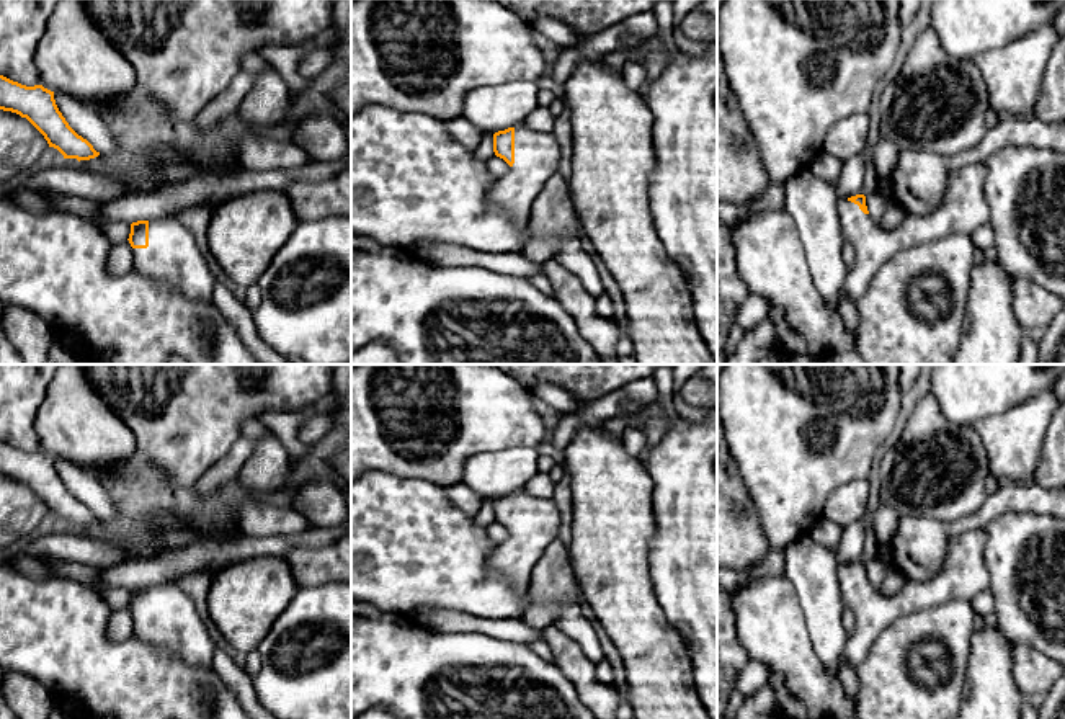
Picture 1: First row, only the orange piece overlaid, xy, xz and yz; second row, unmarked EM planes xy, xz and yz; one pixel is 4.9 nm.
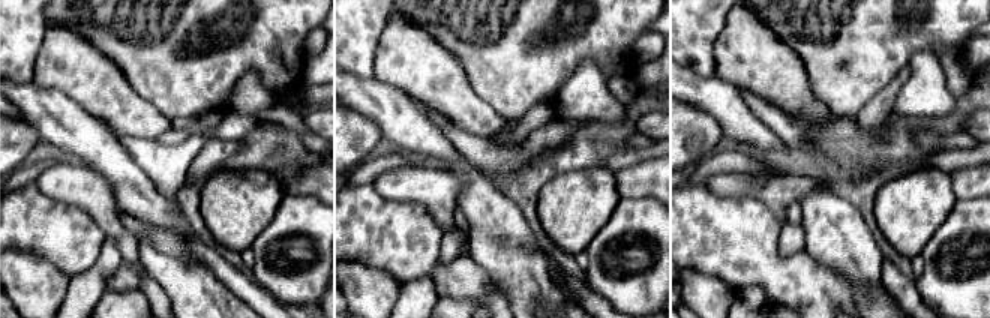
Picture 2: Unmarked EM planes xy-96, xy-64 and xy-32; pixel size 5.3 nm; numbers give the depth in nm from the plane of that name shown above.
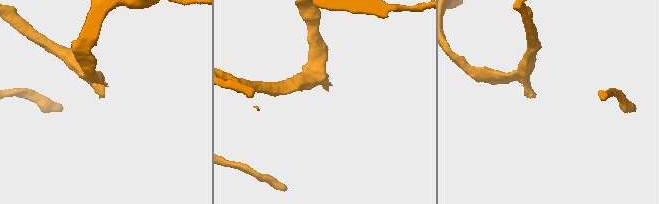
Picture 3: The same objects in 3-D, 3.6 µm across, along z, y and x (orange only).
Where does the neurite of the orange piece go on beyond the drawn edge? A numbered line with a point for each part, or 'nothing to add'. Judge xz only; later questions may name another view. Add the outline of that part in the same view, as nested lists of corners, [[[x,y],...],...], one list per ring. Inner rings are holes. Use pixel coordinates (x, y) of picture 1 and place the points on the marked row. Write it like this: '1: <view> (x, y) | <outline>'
1: xz (536, 152) | [[[515,126],[515,163],[495,181],[488,203],[506,212],[516,227],[526,227],[542,186],[557,173],[559,159],[552,132]]]

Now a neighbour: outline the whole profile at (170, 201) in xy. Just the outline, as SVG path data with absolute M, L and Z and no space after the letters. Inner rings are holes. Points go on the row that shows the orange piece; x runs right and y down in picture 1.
M351 154L336 160L312 160L304 167L270 172L243 172L232 176L199 176L178 181L152 193L126 193L116 199L95 203L96 214L127 224L154 217L176 219L180 212L199 206L217 206L230 198L263 190L284 190L294 181L323 181L351 167Z

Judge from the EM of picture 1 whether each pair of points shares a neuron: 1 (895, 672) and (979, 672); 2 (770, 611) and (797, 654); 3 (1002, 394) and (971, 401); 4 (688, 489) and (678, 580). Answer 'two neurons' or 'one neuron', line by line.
1: two neurons
2: one neuron
3: one neuron
4: one neuron

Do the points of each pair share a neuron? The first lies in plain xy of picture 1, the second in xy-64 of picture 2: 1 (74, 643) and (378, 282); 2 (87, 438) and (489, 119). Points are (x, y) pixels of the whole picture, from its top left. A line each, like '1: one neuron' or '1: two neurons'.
1: two neurons
2: one neuron

